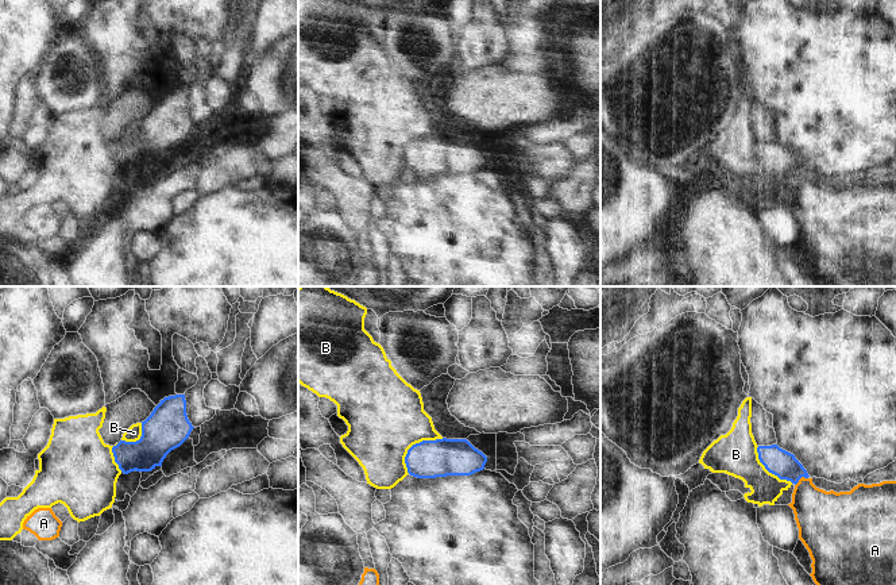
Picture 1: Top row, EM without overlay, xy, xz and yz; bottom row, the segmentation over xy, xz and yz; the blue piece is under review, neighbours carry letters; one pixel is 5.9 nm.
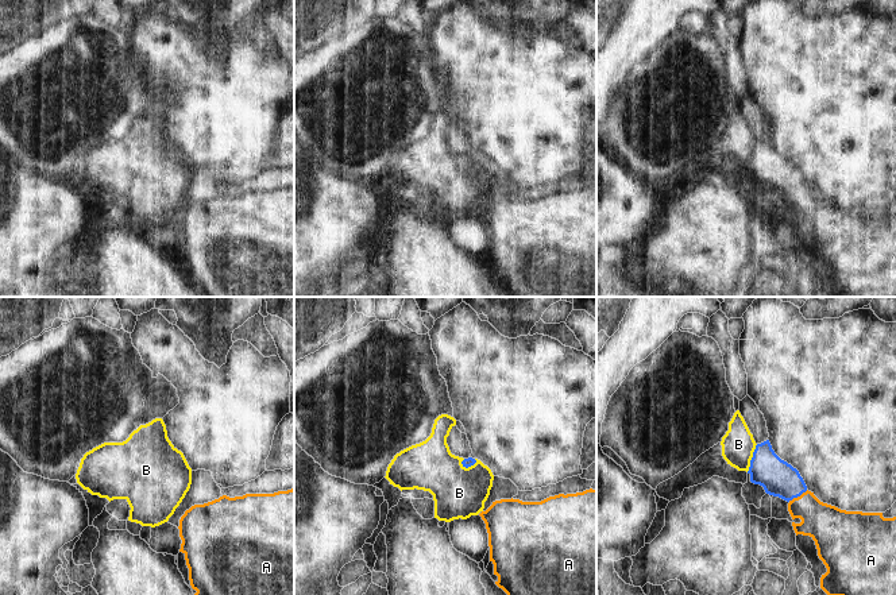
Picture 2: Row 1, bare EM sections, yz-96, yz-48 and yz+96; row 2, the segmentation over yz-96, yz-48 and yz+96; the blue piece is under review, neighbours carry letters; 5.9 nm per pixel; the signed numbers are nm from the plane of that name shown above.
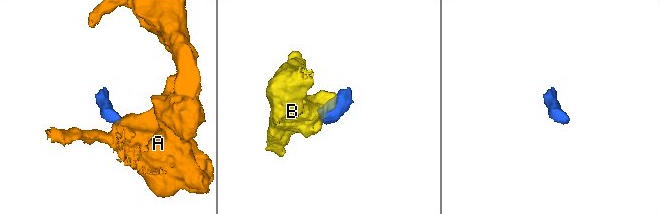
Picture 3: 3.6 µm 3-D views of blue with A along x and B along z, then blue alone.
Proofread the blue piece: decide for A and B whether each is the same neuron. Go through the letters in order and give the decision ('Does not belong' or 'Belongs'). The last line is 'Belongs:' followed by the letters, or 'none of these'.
A: Belongs
B: Does not belong
Belongs: A.

